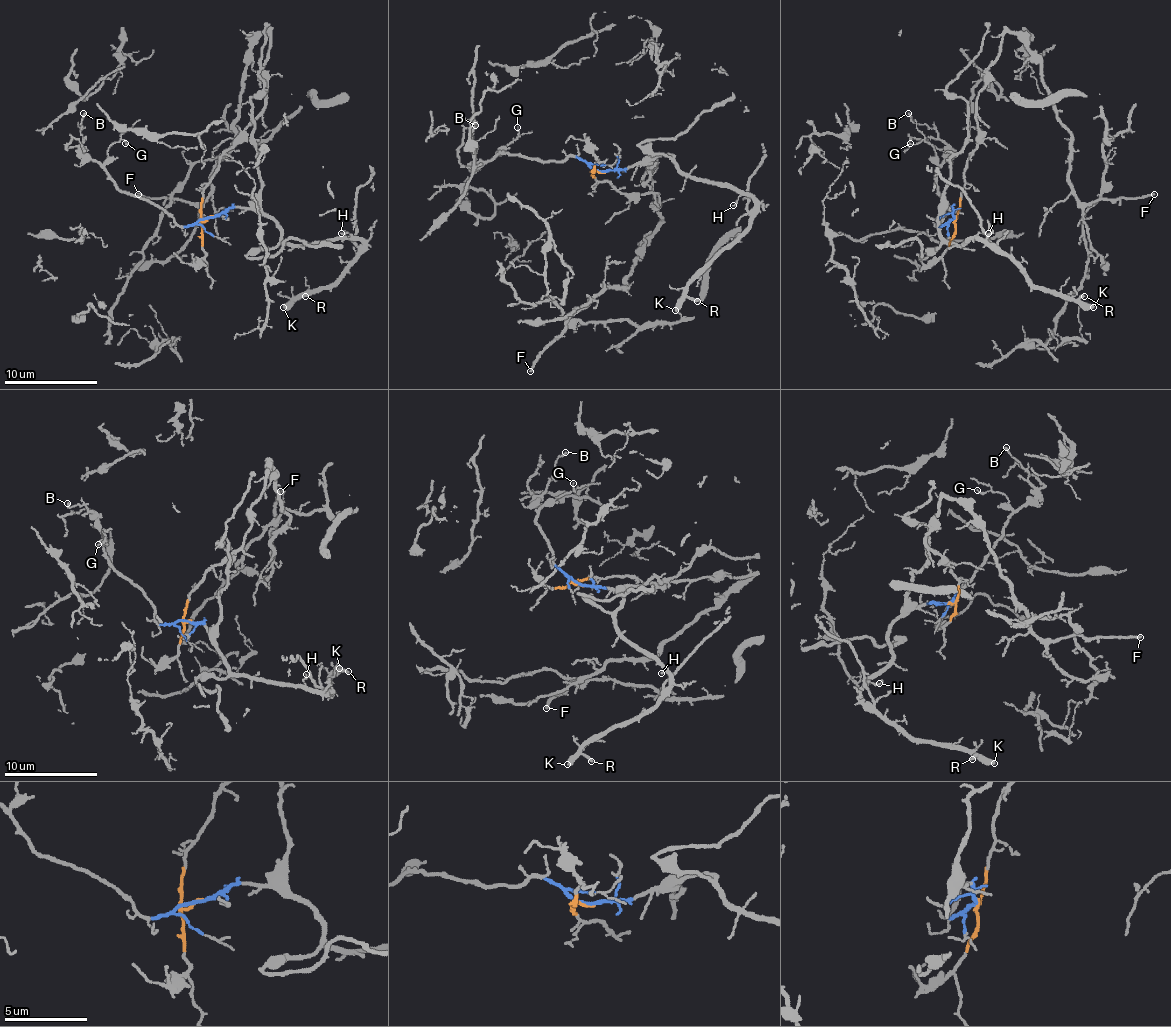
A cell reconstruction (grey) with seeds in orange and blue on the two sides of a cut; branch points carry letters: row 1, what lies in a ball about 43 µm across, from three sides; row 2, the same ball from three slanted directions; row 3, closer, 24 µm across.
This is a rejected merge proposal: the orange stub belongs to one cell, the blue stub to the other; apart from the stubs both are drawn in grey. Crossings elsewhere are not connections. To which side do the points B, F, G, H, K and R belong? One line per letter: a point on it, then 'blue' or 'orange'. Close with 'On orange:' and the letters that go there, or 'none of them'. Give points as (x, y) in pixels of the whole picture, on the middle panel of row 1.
B: at (475, 125); blue
F: at (530, 371); orange
G: at (517, 127); blue
H: at (733, 205); blue
K: at (675, 310); blue
R: at (697, 301); blue
On orange: F

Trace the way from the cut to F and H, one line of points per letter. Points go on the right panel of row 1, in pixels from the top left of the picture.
F: (954, 219), (984, 72), (1010, 33), (1040, 65), (1071, 135), (1073, 196), (1094, 203), (1155, 194)
H: (954, 219), (952, 208), (947, 208), (938, 219), (938, 229), (956, 245), (977, 233), (989, 233)

